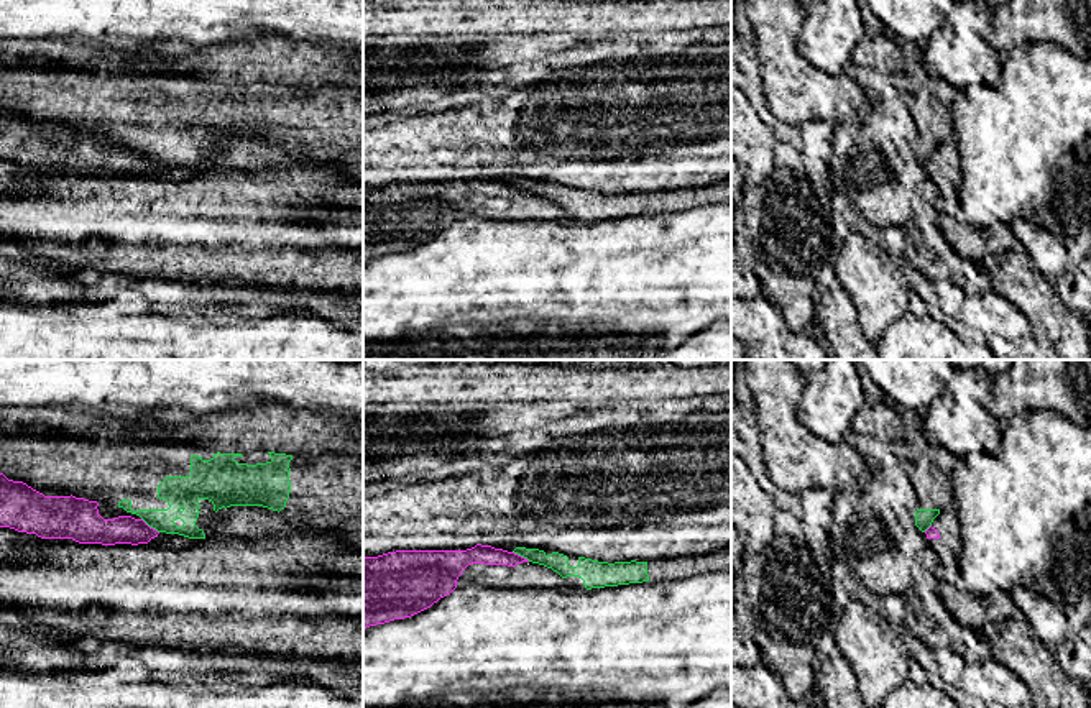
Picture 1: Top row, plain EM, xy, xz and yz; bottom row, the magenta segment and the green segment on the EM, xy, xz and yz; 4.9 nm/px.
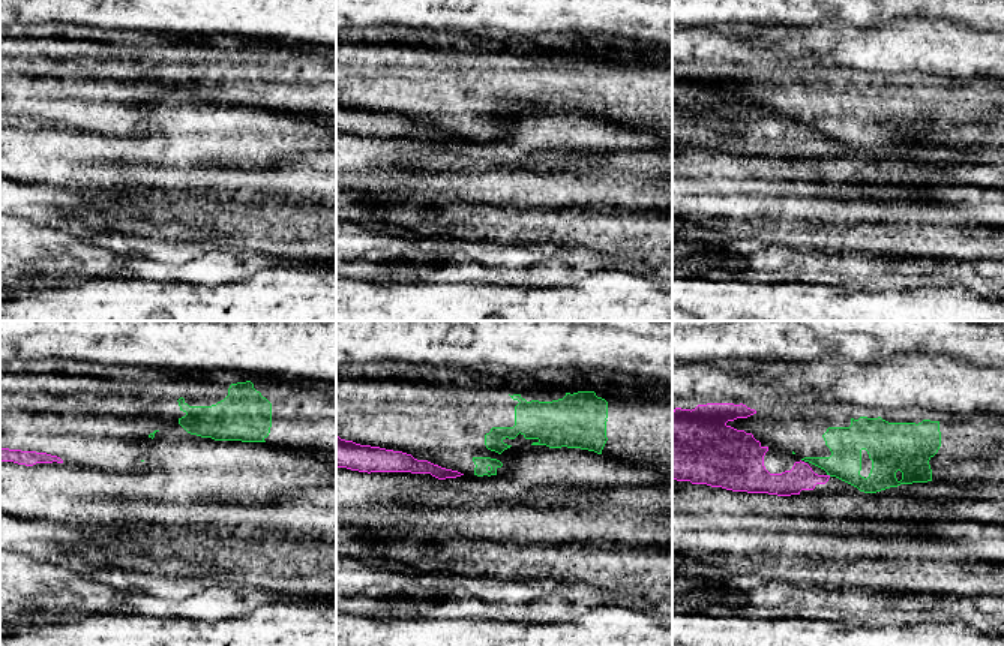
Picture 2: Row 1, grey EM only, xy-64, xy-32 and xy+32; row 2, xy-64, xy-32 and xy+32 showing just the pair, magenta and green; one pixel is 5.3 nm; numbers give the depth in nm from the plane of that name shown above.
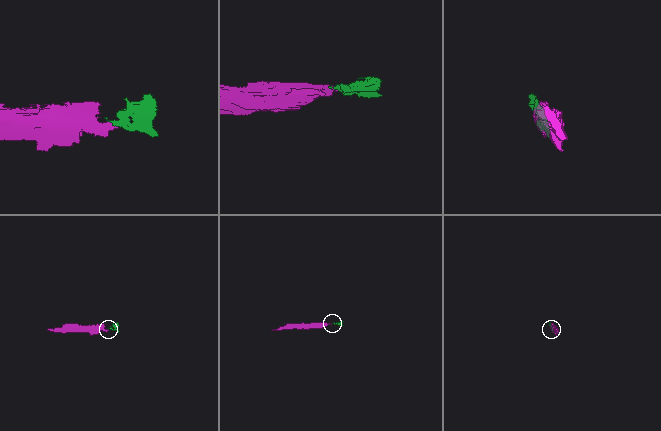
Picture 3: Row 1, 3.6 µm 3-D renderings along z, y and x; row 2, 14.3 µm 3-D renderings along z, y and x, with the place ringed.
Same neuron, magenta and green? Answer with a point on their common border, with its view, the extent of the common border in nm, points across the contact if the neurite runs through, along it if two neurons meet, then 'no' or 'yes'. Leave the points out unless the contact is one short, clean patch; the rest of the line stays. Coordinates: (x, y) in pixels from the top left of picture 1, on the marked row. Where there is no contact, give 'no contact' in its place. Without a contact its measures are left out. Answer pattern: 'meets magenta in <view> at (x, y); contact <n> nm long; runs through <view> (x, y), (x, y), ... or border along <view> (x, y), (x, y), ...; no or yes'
meets magenta in xy at (148, 526); contact 120 nm long; border along xy (142, 518), (158, 533); no

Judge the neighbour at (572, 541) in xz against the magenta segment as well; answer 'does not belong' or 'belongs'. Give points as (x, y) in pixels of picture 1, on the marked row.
does not belong

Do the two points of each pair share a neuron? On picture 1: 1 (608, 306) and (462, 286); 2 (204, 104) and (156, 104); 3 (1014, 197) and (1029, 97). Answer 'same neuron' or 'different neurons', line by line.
1: same neuron
2: same neuron
3: same neuron

